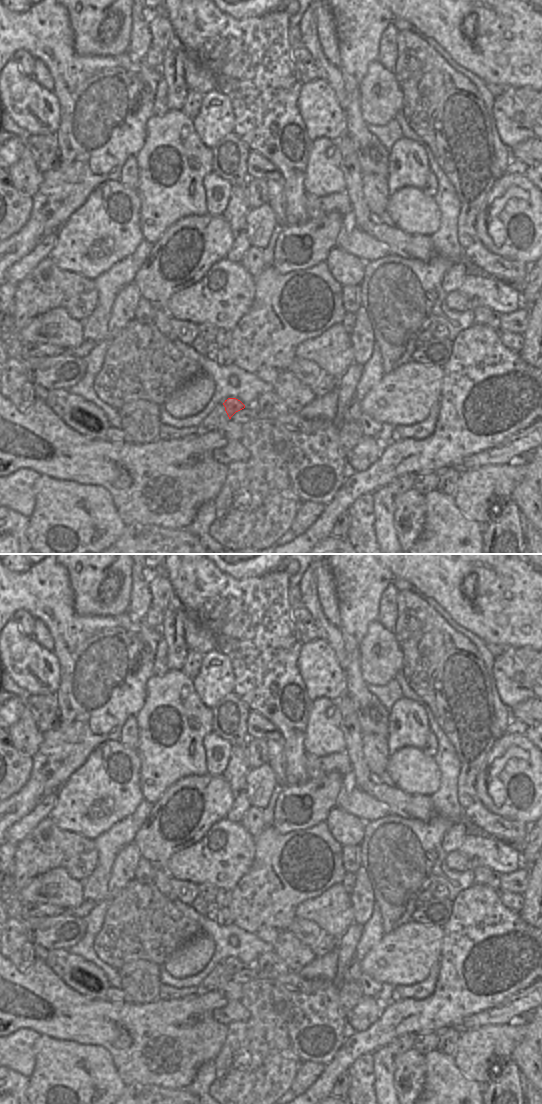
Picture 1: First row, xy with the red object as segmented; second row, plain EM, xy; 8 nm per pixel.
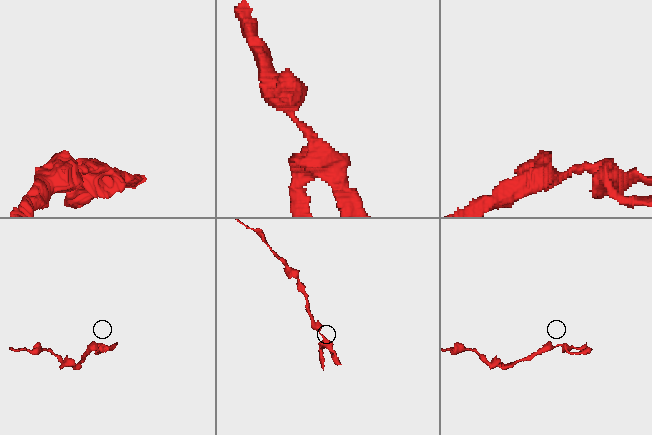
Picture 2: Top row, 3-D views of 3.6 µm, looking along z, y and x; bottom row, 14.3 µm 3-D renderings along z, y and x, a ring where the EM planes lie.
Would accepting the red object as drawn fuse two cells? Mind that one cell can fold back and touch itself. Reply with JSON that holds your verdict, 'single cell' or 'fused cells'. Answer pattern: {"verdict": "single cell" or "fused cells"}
{"verdict": "single cell"}

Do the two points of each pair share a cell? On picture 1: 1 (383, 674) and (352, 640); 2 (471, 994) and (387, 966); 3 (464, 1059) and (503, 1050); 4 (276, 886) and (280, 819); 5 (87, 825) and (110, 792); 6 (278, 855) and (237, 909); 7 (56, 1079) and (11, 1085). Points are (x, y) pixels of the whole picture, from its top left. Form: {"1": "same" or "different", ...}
{"1": "different", "2": "different", "3": "same", "4": "different", "5": "same", "6": "same", "7": "different"}

